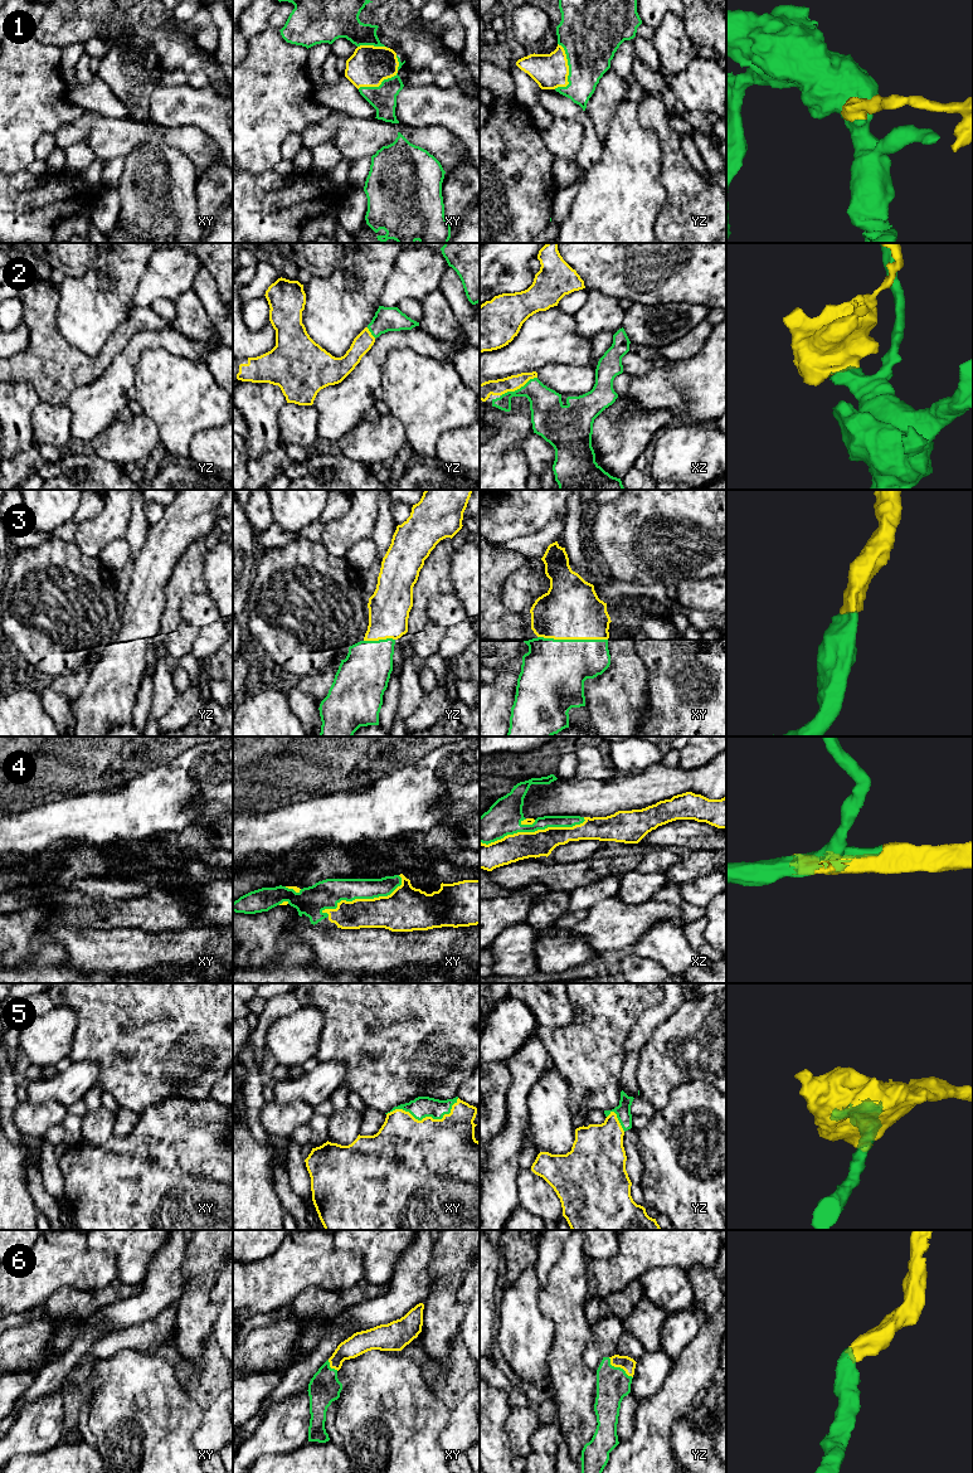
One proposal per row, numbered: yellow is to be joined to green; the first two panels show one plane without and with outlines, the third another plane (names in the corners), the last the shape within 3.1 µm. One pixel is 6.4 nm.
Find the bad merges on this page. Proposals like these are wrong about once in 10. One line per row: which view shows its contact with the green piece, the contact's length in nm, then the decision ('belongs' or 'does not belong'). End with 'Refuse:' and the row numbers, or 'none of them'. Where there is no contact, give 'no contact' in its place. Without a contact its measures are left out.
1: contact in yz; length 300 nm; belongs
2: contact in xz; length 260 nm; belongs
3: contact in xy; length 440 nm; belongs
4: contact in xz; length 700 nm; belongs
5: contact in xy; length 480 nm; belongs
6: contact in yz; length 200 nm; belongs
Refuse: none of them

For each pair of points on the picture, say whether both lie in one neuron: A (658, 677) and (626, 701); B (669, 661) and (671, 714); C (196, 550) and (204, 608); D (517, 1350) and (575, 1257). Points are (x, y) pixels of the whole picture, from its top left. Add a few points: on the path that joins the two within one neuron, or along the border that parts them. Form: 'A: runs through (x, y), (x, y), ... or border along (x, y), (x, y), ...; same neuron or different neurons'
A: border along (638, 657), (647, 675), (646, 708), (642, 714); different neurons
B: runs through (669, 674), (671, 701); same neuron
C: border along (205, 592), (188, 596), (183, 602), (180, 613); different neurons
D: border along (538, 1287), (539, 1311), (551, 1326), (551, 1340); different neurons

